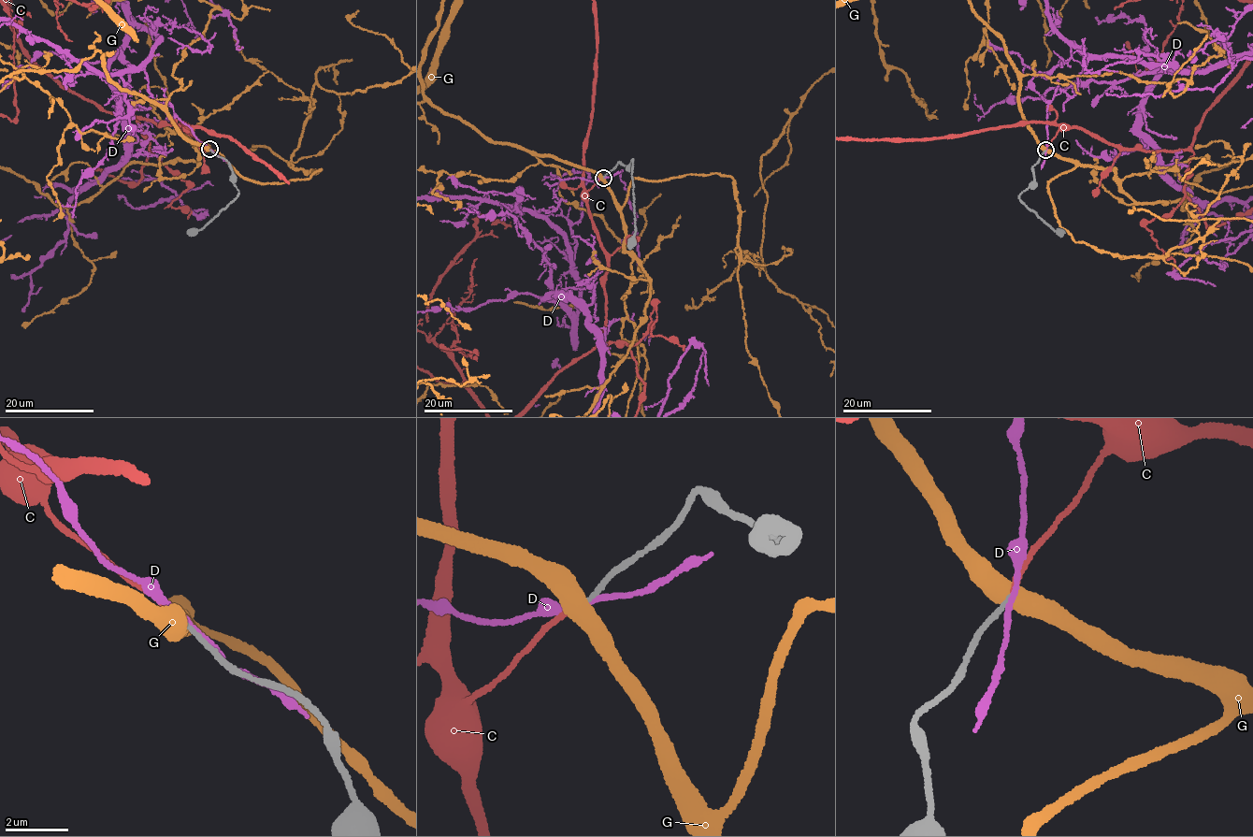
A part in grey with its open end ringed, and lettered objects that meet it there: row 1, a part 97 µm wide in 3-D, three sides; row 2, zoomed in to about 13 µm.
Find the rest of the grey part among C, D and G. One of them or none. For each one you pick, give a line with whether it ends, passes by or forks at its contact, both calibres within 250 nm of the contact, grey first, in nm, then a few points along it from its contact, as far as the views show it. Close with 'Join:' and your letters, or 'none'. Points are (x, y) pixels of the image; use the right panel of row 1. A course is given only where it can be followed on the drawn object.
C: It ends there. Thickness 140 nm (grey) against 170 nm
Join: C

